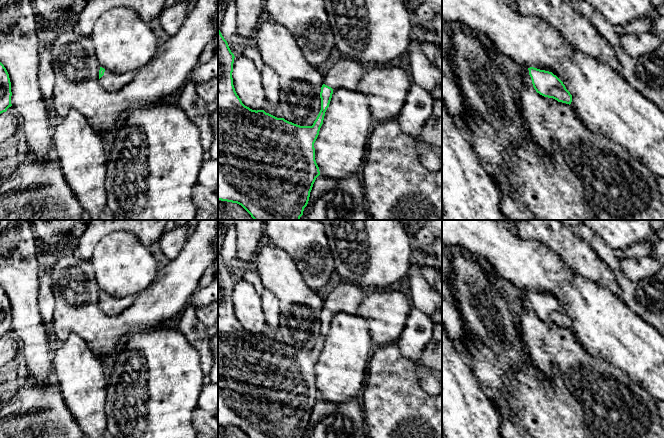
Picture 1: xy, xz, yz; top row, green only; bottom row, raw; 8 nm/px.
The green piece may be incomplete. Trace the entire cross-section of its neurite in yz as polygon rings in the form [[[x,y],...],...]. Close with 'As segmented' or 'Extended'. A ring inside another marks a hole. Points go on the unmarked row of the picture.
[[[521,290],[520,298],[522,306],[533,310],[540,319],[553,322],[558,326],[571,328],[572,319],[563,306],[552,296]]]. Extended

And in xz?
[[[218,254],[218,424],[237,427],[241,429],[249,438],[303,438],[304,432],[308,428],[313,408],[316,402],[320,399],[319,391],[315,384],[314,367],[319,359],[320,352],[323,348],[325,336],[329,331],[333,315],[338,312],[356,314],[356,311],[360,306],[362,300],[366,296],[368,296],[372,290],[344,281],[336,288],[332,289],[328,297],[323,302],[323,309],[320,316],[321,334],[316,344],[314,345],[312,350],[300,350],[289,346],[284,342],[277,342],[269,337],[266,337],[264,334],[252,334],[242,327],[233,309],[232,296],[234,282],[235,280],[231,276],[227,265],[222,260],[220,254]]]. Extended

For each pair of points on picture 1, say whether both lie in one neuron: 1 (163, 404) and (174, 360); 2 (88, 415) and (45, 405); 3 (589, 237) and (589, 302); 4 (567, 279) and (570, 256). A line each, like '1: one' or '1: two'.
1: one
2: two
3: two
4: two

